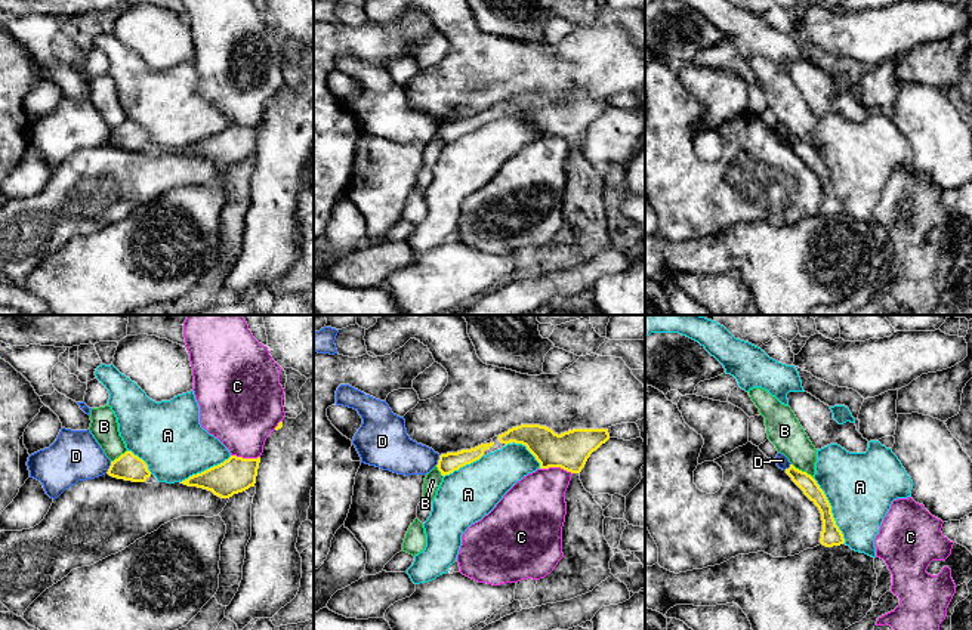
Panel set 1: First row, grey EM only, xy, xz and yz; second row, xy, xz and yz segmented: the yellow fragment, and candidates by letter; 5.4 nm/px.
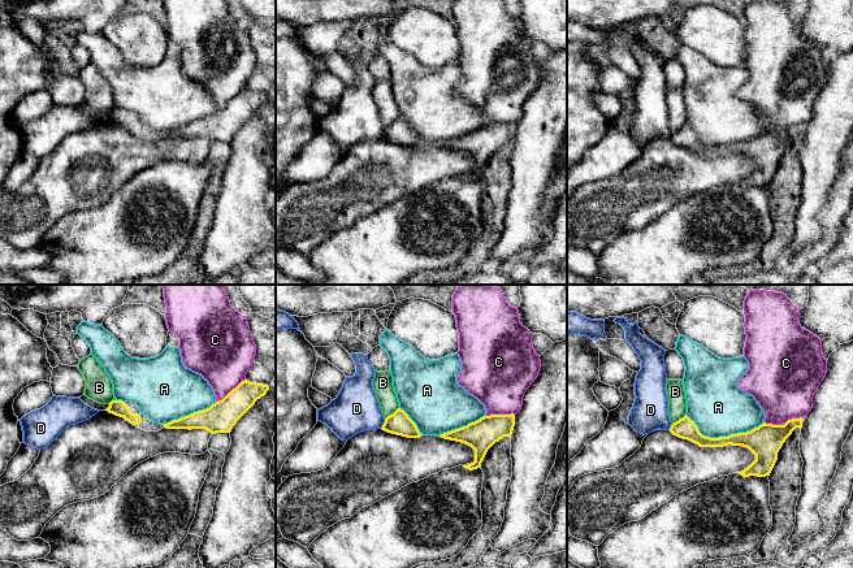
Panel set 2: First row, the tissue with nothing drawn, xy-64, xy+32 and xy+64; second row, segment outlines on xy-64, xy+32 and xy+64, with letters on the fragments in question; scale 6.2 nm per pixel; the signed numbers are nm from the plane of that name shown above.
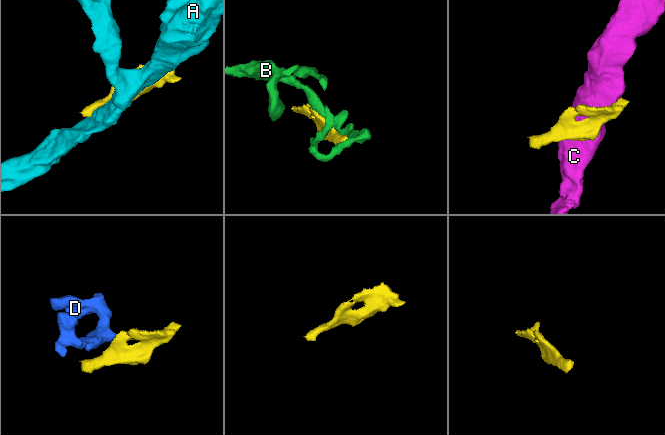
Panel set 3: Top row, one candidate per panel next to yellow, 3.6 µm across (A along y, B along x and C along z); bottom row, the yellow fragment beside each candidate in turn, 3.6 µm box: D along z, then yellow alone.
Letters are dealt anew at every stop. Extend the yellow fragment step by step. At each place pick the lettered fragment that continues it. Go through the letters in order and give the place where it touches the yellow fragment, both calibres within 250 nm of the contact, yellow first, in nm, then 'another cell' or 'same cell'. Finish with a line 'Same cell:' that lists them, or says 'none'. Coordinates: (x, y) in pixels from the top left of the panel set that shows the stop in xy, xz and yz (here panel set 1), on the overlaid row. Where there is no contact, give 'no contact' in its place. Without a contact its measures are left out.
A: contact yz (830, 510); calibres 110 and 380 nm; another cell
B: contact yz (801, 471); calibres 90 and 190 nm; same cell
C: contact xz (557, 466); calibres 200 and 320 nm; another cell
D: contact xy (110, 468); calibres 150 and 280 nm; another cell
Same cell: B

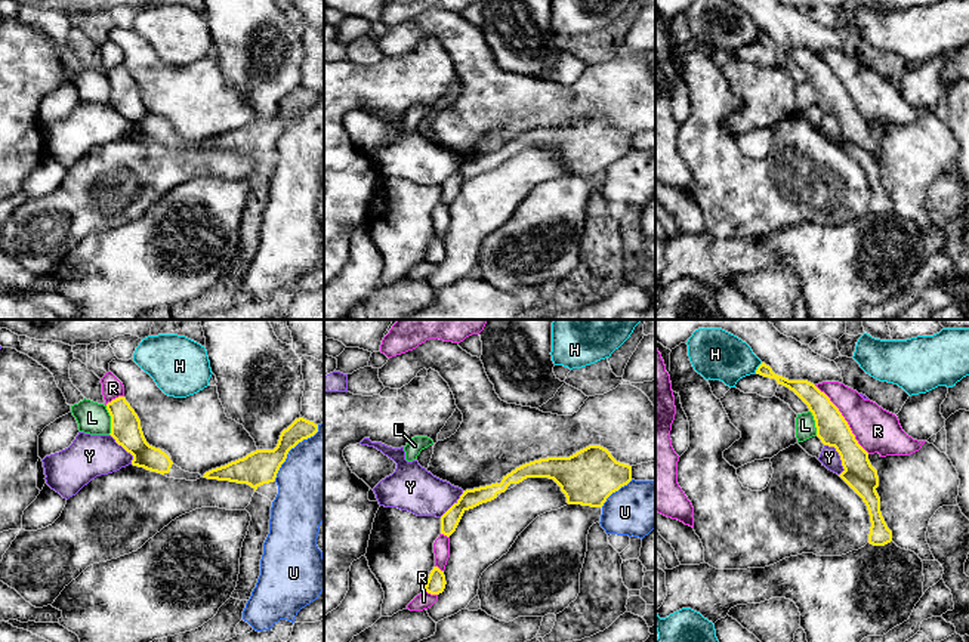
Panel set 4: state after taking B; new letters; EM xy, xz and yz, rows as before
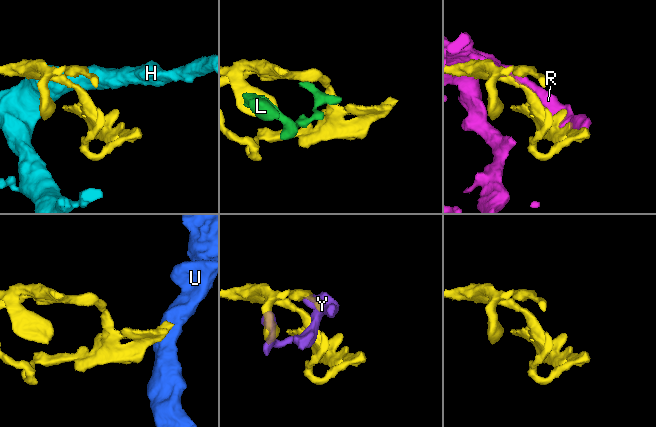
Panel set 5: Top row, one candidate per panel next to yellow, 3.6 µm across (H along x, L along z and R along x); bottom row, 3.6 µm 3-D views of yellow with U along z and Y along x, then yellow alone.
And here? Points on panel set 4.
H: contact yz (758, 367); calibres 80 and 280 nm; another cell
L: contact xy (111, 420); calibres 160 and 170 nm; another cell
R: contact yz (843, 419); calibres 170 and 240 nm; another cell
U: contact xy (292, 447); calibres 190 and 460 nm; another cell
Y: contact yz (841, 457); calibres 170 and 100 nm; another cell
Same cell: none

